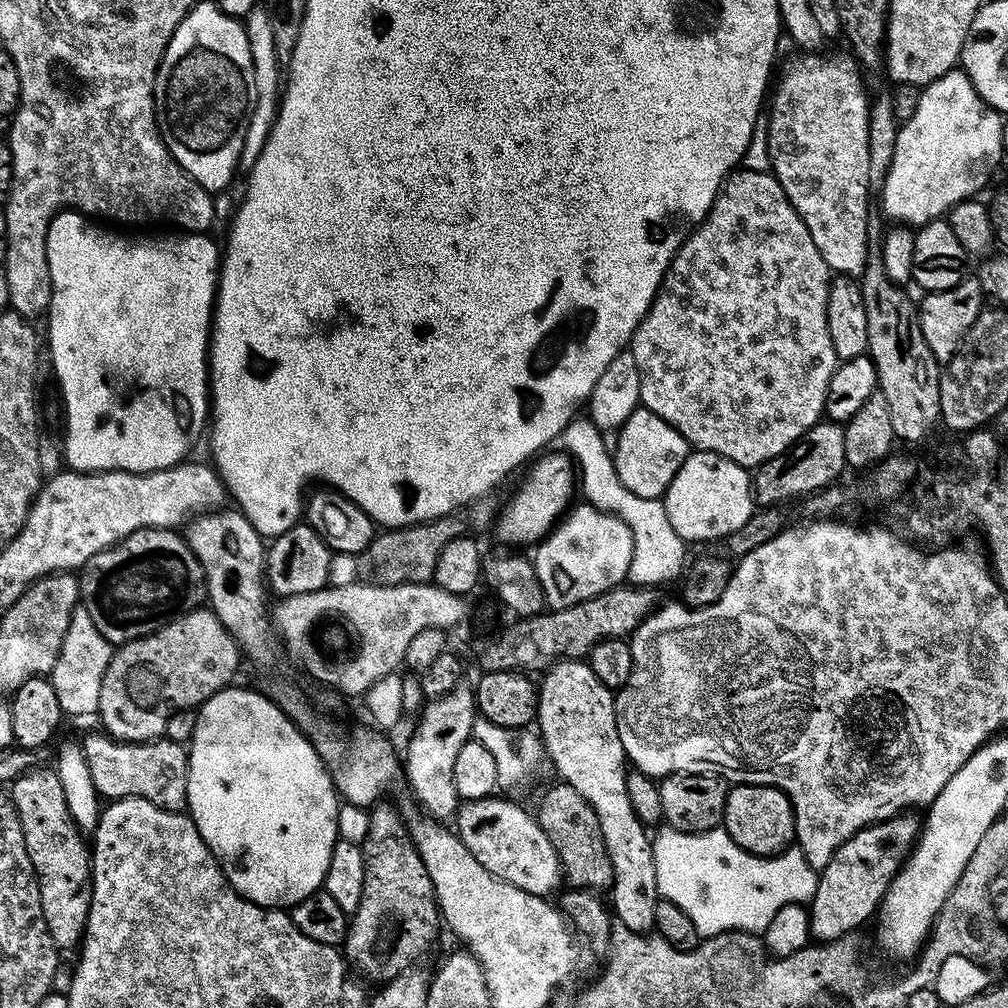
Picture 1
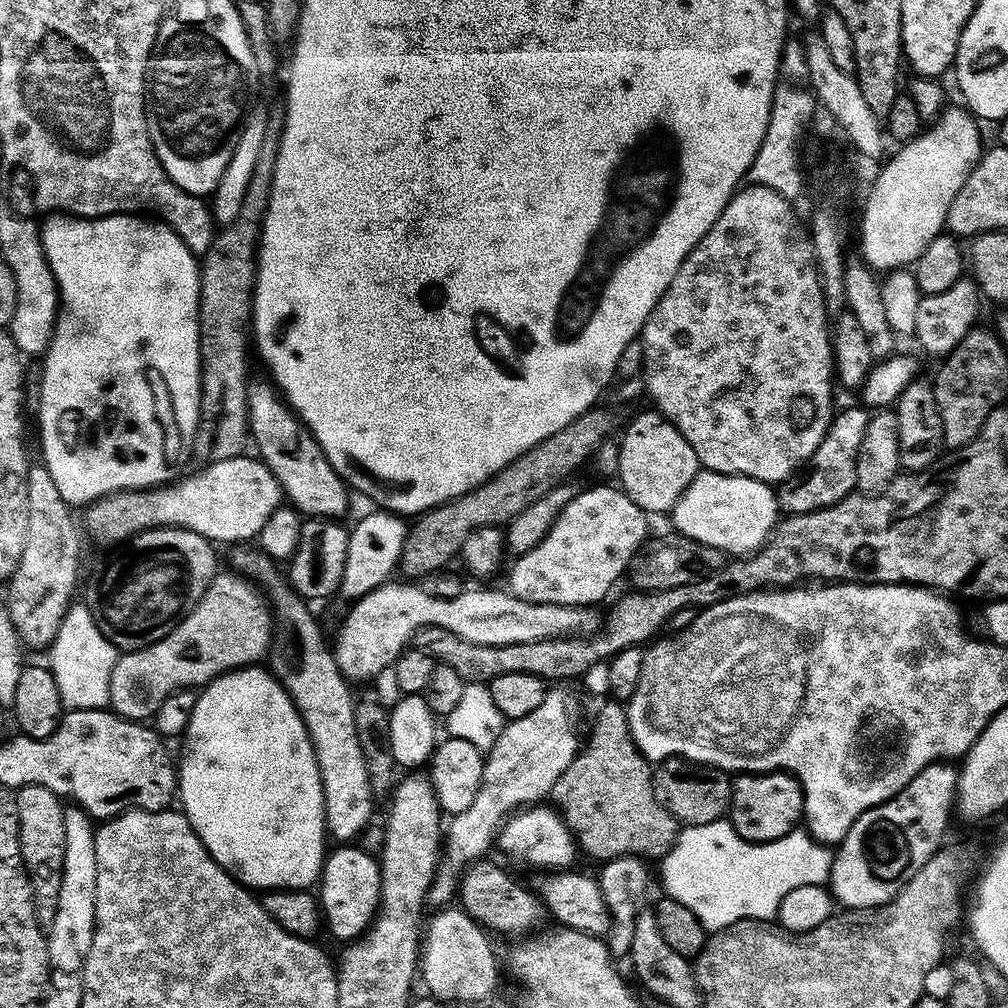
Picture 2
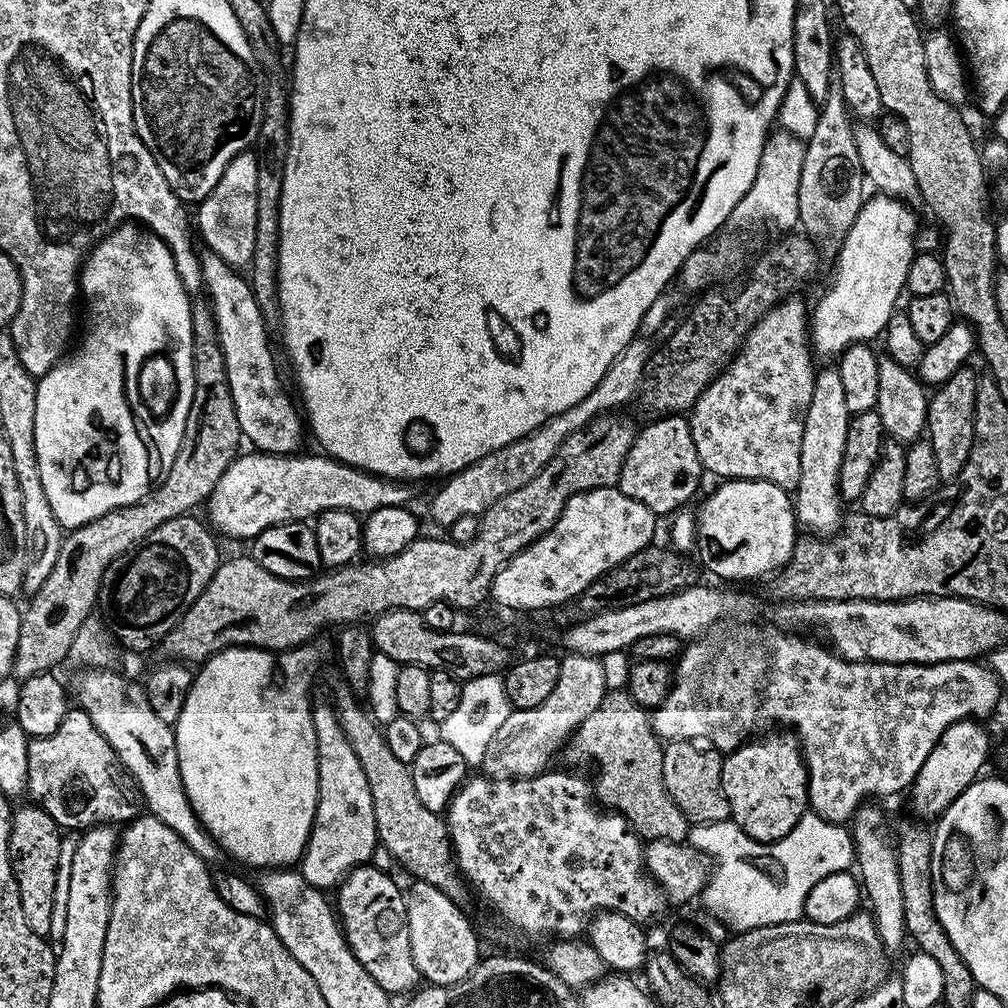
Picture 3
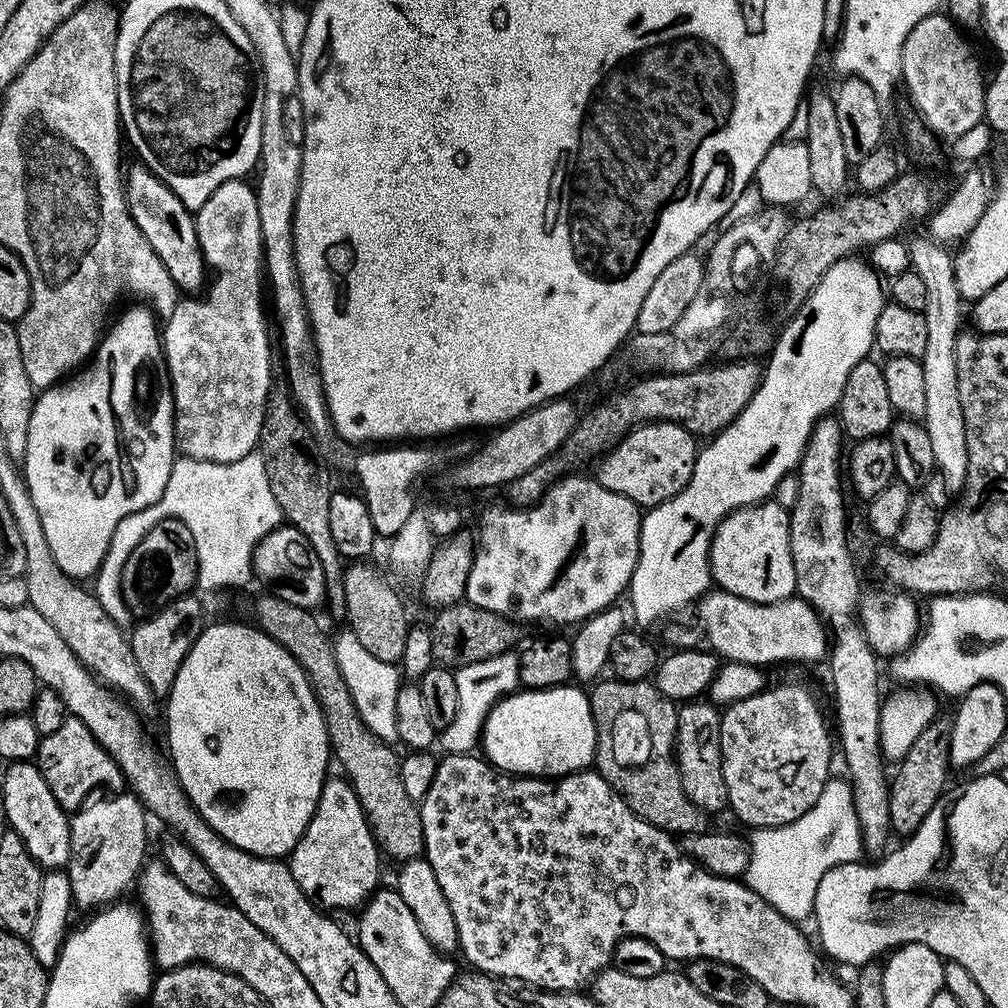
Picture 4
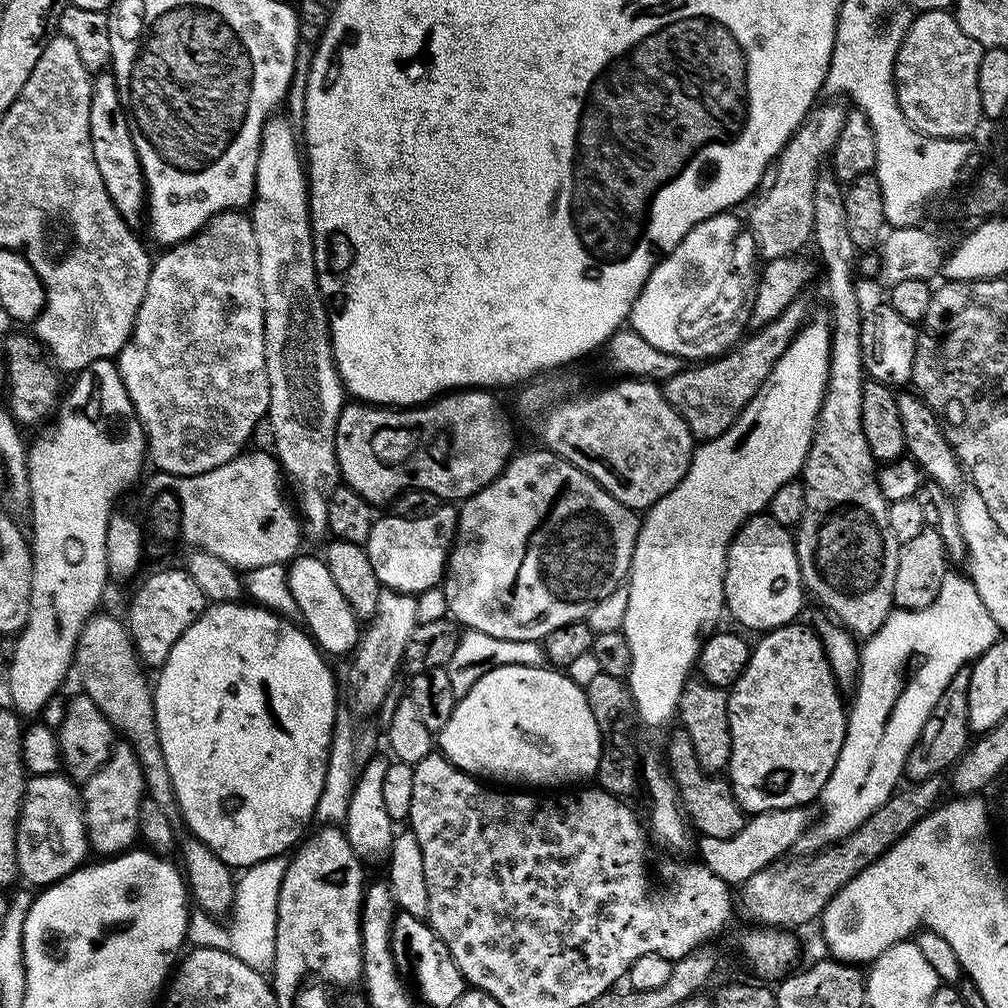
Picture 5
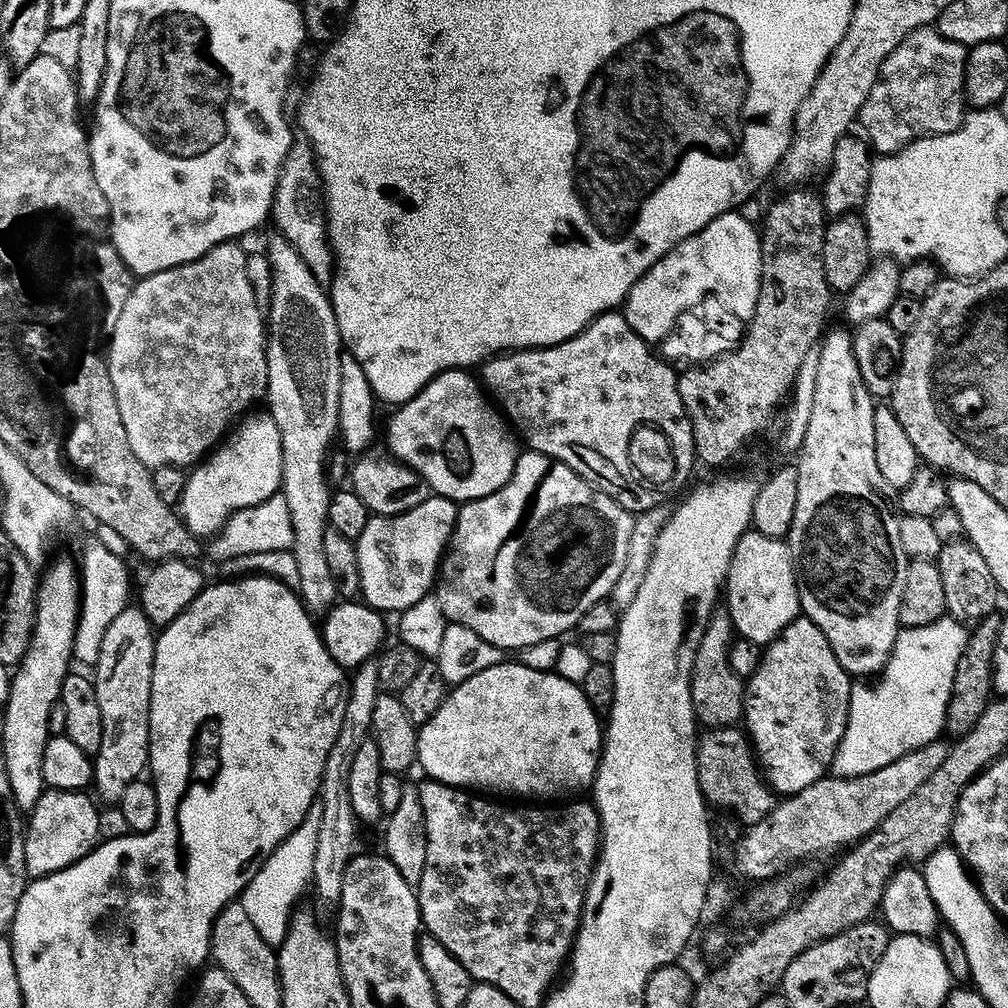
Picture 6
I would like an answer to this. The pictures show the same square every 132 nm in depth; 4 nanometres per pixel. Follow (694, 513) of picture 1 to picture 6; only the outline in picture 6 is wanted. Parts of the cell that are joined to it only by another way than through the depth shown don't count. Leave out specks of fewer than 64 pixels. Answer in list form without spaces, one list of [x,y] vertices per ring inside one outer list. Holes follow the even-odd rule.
[[[755,530],[744,532],[738,538],[722,592],[725,597],[728,595],[726,607],[733,629],[743,639],[761,646],[771,644],[772,639],[790,621],[801,615],[796,575],[792,569],[792,555],[787,543]]]

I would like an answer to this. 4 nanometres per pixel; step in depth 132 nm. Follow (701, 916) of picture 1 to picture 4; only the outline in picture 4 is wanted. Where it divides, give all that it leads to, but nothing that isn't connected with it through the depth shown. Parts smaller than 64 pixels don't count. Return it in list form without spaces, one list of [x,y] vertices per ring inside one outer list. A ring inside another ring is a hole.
[[[829,779],[828,784],[818,794],[818,802],[802,814],[794,822],[777,828],[758,828],[747,837],[750,848],[750,862],[744,871],[743,881],[752,888],[762,899],[770,902],[774,910],[778,910],[788,920],[804,922],[804,919],[813,915],[814,894],[818,894],[818,882],[822,882],[826,870],[834,870],[834,866],[855,864],[861,859],[864,852],[864,843],[860,833],[860,823],[856,807],[852,801],[852,785],[847,779]]]

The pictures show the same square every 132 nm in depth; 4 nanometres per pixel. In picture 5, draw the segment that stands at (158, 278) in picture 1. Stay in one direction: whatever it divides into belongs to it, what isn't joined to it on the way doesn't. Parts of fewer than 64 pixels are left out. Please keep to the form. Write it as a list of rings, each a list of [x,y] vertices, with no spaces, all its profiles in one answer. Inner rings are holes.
[[[99,360],[90,366],[86,366],[75,377],[72,389],[63,393],[62,399],[51,417],[48,429],[37,438],[31,441],[28,448],[28,490],[30,493],[30,505],[32,504],[32,532],[30,531],[30,547],[32,549],[32,581],[30,582],[30,610],[26,618],[26,626],[15,637],[16,649],[12,652],[12,661],[8,664],[8,696],[11,707],[15,709],[21,717],[27,718],[35,714],[43,713],[46,702],[61,691],[60,683],[68,676],[68,668],[73,667],[76,655],[76,643],[82,634],[84,624],[89,616],[97,611],[100,599],[104,596],[104,587],[110,584],[108,563],[106,562],[106,530],[110,518],[114,515],[112,500],[116,500],[136,479],[140,476],[140,471],[146,464],[146,437],[144,428],[136,416],[136,407],[132,404],[130,394],[120,377],[120,369],[112,360]]]

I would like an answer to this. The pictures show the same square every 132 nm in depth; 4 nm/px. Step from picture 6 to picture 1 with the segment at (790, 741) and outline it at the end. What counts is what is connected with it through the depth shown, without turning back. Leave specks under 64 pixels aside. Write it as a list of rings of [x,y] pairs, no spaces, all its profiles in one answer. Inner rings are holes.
[[[733,784],[729,787],[728,797],[726,798],[726,810],[724,811],[724,823],[722,825],[724,831],[730,834],[730,838],[742,850],[751,852],[754,856],[777,856],[778,853],[784,852],[790,847],[796,838],[796,815],[792,813],[792,804],[788,801],[787,794],[780,788],[772,788],[769,784]]]

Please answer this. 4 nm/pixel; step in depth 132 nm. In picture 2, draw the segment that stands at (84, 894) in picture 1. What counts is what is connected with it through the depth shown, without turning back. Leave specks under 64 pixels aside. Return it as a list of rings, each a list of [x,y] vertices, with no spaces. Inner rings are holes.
[[[27,784],[15,793],[16,809],[20,819],[20,853],[24,869],[32,883],[32,897],[36,907],[36,920],[42,926],[54,922],[58,908],[59,886],[62,884],[63,855],[66,851],[66,829],[63,825],[65,805],[46,786]]]

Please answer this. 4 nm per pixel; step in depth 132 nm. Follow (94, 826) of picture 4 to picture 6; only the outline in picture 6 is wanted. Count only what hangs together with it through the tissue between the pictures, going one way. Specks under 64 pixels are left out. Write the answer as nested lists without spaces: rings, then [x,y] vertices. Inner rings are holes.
[[[139,606],[124,608],[102,634],[102,650],[98,650],[94,665],[98,710],[102,710],[102,746],[98,746],[92,762],[92,784],[101,801],[119,802],[126,786],[141,779],[148,768],[155,649],[153,626]]]

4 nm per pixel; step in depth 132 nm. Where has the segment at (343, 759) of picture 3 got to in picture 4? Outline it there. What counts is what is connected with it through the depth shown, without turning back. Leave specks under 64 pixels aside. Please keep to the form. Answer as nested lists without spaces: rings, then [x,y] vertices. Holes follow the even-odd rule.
[[[329,775],[302,838],[290,853],[294,882],[298,882],[309,900],[321,909],[359,909],[377,891],[380,860],[382,852],[372,834],[372,827],[368,825],[368,816],[362,810],[358,794],[343,775]]]

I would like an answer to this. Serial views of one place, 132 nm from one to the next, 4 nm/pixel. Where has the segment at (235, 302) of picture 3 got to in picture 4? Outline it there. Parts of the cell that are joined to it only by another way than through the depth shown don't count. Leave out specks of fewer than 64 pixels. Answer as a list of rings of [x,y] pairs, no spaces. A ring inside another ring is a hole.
[[[135,163],[129,170],[127,167],[124,174],[128,212],[138,230],[142,230],[146,242],[150,242],[154,254],[158,254],[162,266],[166,266],[177,289],[184,294],[199,293],[196,291],[200,287],[201,291],[206,284],[206,265],[196,233],[196,217],[149,168],[143,163]]]

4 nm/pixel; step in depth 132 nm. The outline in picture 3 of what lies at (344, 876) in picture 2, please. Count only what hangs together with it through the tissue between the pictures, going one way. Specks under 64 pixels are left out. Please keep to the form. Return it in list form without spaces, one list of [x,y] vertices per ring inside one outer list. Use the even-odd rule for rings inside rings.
[[[372,862],[361,864],[342,881],[335,893],[336,900],[334,896],[334,908],[350,950],[354,958],[362,962],[366,974],[370,974],[384,992],[411,993],[422,979],[411,954],[406,896],[402,888],[400,892],[399,886],[374,865]]]

